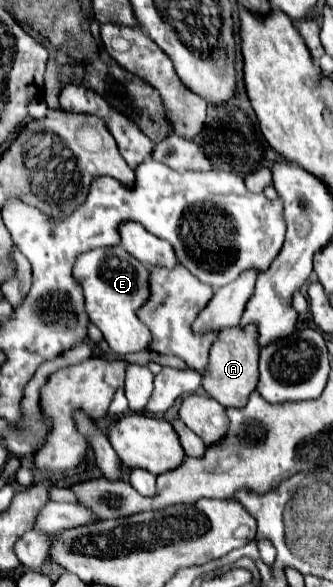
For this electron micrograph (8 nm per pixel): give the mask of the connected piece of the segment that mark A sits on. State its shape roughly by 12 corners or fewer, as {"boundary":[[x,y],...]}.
{"boundary":[[256,324],[226,328],[210,350],[202,388],[244,406],[256,388]]}

